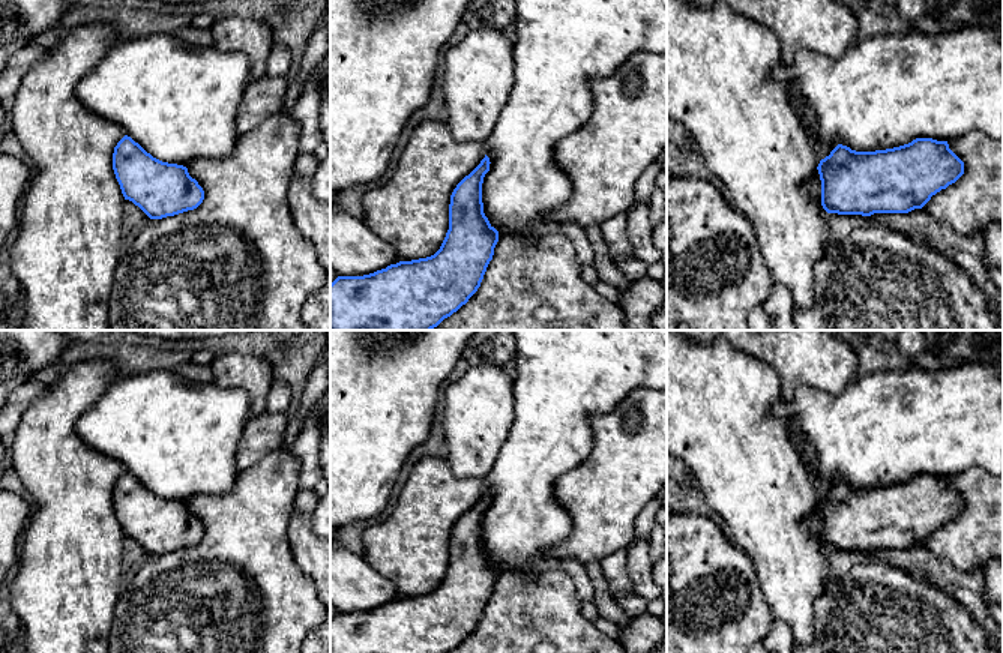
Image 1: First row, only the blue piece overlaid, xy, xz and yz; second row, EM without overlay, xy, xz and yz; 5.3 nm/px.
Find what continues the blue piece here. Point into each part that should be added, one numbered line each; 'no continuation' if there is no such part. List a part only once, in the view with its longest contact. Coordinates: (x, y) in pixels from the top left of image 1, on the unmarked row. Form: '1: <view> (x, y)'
1: yz (886, 427)

